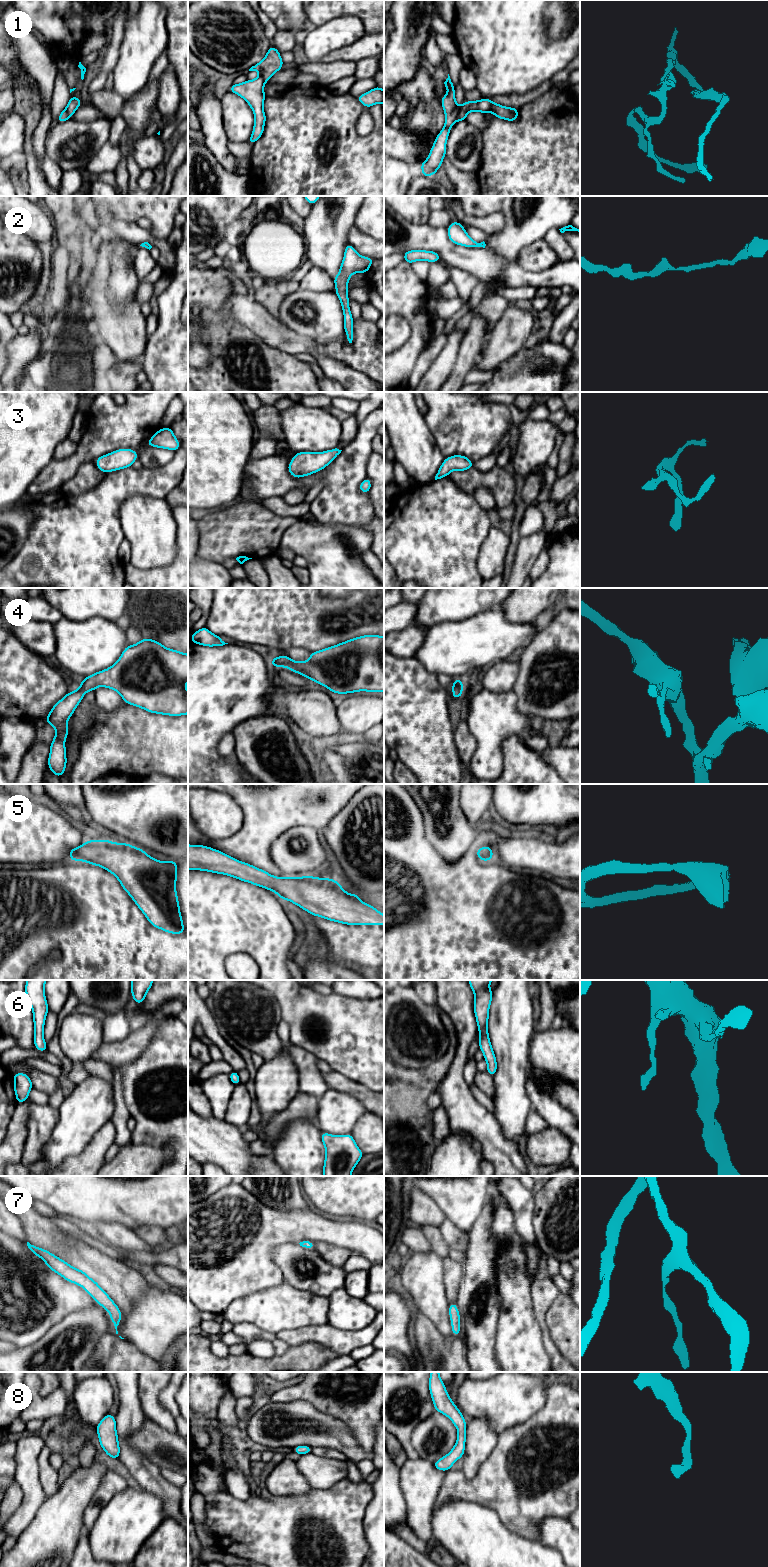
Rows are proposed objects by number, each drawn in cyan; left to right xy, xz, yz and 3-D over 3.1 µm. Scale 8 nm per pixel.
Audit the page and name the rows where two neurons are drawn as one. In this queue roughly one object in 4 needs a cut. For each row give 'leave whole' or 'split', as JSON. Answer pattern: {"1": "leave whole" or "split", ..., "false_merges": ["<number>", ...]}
{"1": "leave whole", "2": "leave whole", "3": "leave whole", "4": "leave whole", "5": "leave whole", "6": "leave whole", "7": "leave whole", "8": "leave whole", "false_merges": []}

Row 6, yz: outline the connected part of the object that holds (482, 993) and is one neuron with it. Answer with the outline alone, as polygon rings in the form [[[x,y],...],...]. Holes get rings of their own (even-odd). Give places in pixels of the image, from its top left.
[[[493,980],[468,981],[474,992],[474,1013],[479,1030],[479,1049],[483,1052],[484,1059],[487,1062],[487,1073],[494,1077],[497,1071],[497,1062],[488,1034],[489,1007],[493,993],[489,984]]]

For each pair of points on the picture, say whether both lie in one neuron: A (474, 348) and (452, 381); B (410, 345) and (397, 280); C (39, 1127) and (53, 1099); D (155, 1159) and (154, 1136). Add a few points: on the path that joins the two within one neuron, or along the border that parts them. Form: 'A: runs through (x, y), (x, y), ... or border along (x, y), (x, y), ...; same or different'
A: runs through (468, 356), (458, 373); same
B: runs through (416, 329), (416, 321), (408, 313), (401, 296); same
C: border along (48, 1103), (58, 1110); different
D: border along (131, 1142), (167, 1146), (174, 1153); different

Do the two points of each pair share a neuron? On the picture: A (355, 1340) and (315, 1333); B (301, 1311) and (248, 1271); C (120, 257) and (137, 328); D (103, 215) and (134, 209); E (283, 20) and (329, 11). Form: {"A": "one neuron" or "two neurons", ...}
{"A": "one neuron", "B": "two neurons", "C": "two neurons", "D": "two neurons", "E": "two neurons"}

